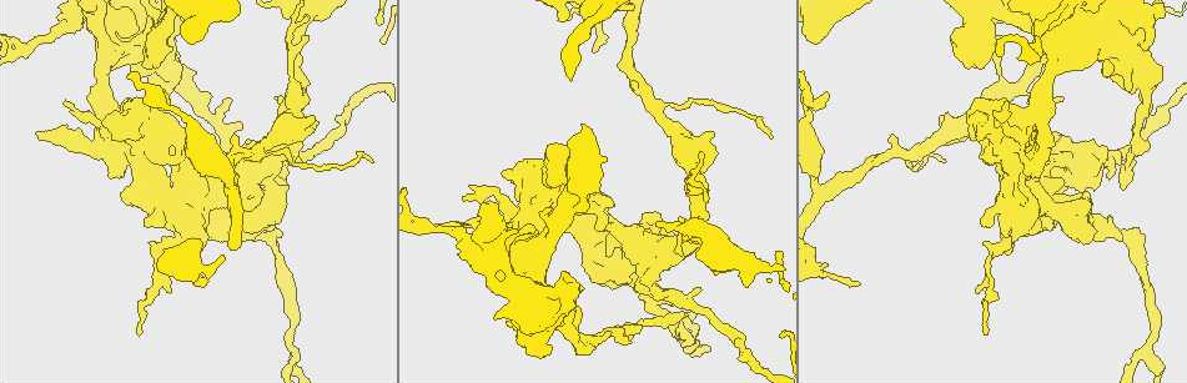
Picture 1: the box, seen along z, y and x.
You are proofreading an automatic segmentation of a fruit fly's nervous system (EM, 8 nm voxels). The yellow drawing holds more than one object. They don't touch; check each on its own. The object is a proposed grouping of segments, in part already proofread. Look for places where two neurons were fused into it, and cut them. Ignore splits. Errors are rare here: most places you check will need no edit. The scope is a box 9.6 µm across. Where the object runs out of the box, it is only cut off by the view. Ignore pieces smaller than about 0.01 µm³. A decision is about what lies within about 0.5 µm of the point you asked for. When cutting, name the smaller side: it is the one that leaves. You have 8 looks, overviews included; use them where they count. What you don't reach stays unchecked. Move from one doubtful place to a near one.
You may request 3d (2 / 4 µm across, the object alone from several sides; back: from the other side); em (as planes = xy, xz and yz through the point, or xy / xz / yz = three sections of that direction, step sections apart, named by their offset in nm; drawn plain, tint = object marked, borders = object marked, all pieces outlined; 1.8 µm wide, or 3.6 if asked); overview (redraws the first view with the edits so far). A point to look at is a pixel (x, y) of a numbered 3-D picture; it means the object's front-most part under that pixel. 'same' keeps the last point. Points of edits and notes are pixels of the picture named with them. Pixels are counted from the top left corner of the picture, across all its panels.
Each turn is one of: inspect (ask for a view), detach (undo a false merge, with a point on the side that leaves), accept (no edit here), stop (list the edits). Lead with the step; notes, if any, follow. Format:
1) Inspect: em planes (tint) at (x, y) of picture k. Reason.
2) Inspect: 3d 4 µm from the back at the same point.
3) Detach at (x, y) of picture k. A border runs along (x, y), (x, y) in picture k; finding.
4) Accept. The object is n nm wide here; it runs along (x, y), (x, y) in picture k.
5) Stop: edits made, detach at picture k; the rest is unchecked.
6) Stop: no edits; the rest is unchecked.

Inspect: em planes (tint) at (1106, 162) of picture 1. Sharp bend.

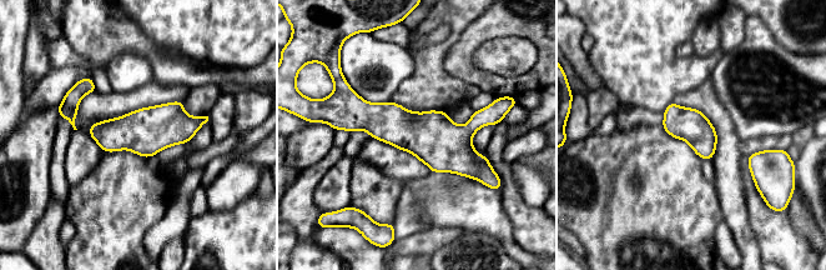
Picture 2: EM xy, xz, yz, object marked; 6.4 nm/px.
Accept. All the same neuron.

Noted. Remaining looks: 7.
Inspect: em 3.6 µm yz step 16 (tint) at (209, 205) of picture 1. Closes a loop.

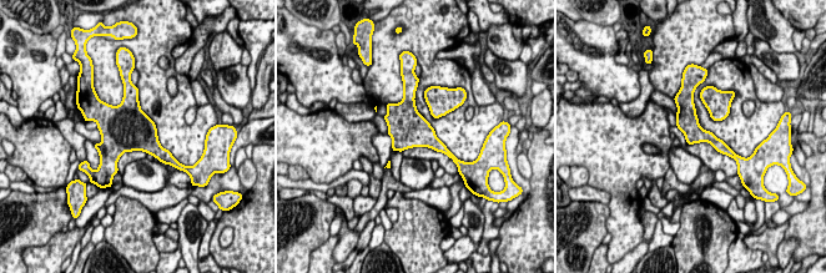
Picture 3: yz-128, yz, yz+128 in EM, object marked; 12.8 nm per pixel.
Inspect: em 3.6 µm planes (tint) at the same point. Another direction.

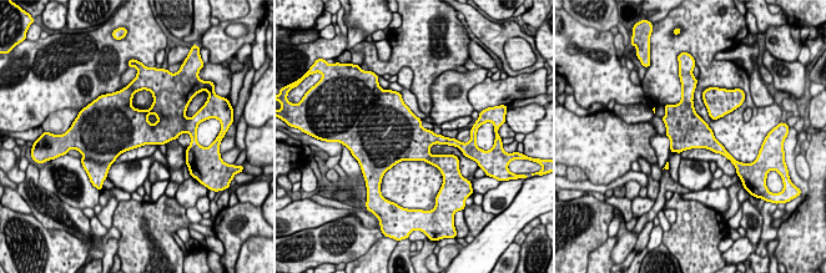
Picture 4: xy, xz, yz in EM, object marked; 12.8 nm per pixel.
Accept. All the same neuron.

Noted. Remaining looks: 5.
Inspect: em 3.6 µm xy step 16 (tint) at (117, 49) of picture 1. Calibre changes.

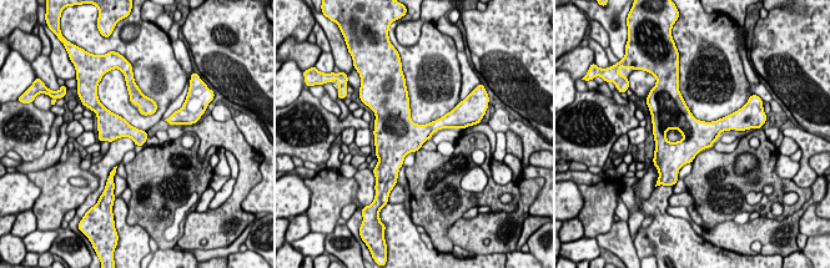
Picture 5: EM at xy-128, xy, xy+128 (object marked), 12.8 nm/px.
Inspect: em 3.6 µm planes (borders) at the same point. Another direction.

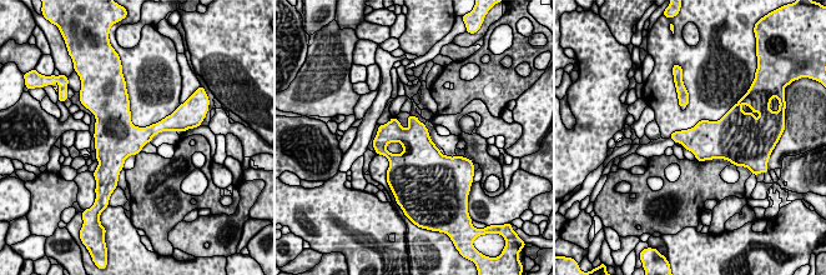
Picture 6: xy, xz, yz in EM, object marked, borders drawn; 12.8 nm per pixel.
Accept. Continuous, no second neuron.

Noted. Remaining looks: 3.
Stop: no edits; the rest is unchecked.

